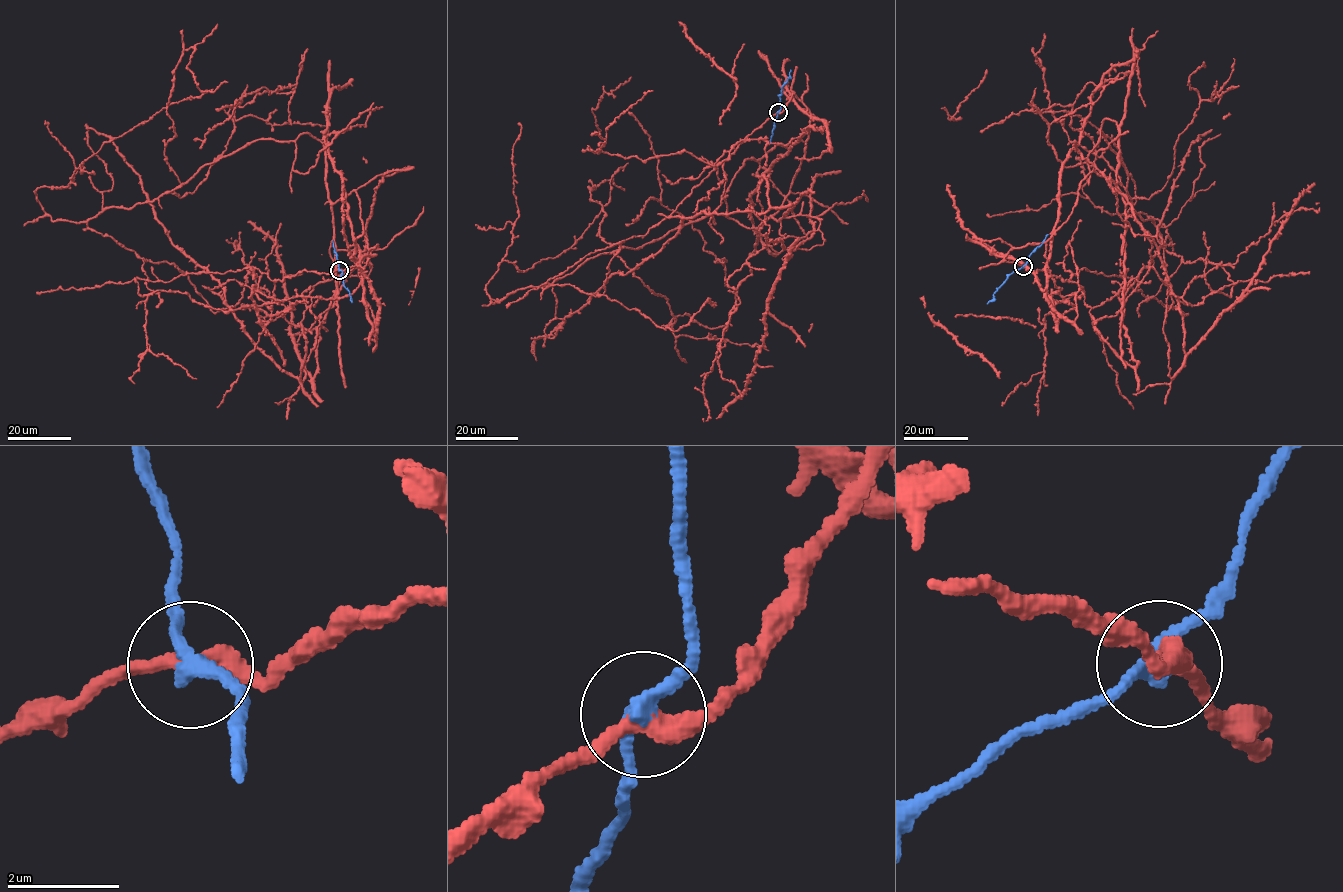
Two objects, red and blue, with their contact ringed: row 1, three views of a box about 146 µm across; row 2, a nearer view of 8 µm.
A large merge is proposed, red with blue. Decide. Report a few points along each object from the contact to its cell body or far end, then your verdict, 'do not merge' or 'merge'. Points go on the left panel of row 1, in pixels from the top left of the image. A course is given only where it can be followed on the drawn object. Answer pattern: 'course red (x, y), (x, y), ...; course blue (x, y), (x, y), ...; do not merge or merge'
course red (339, 270), (376, 255), (354, 191), (334, 246), (369, 263), (302, 293), (282, 372), (87, 124); course blue (339, 270), (352, 302); do not merge

